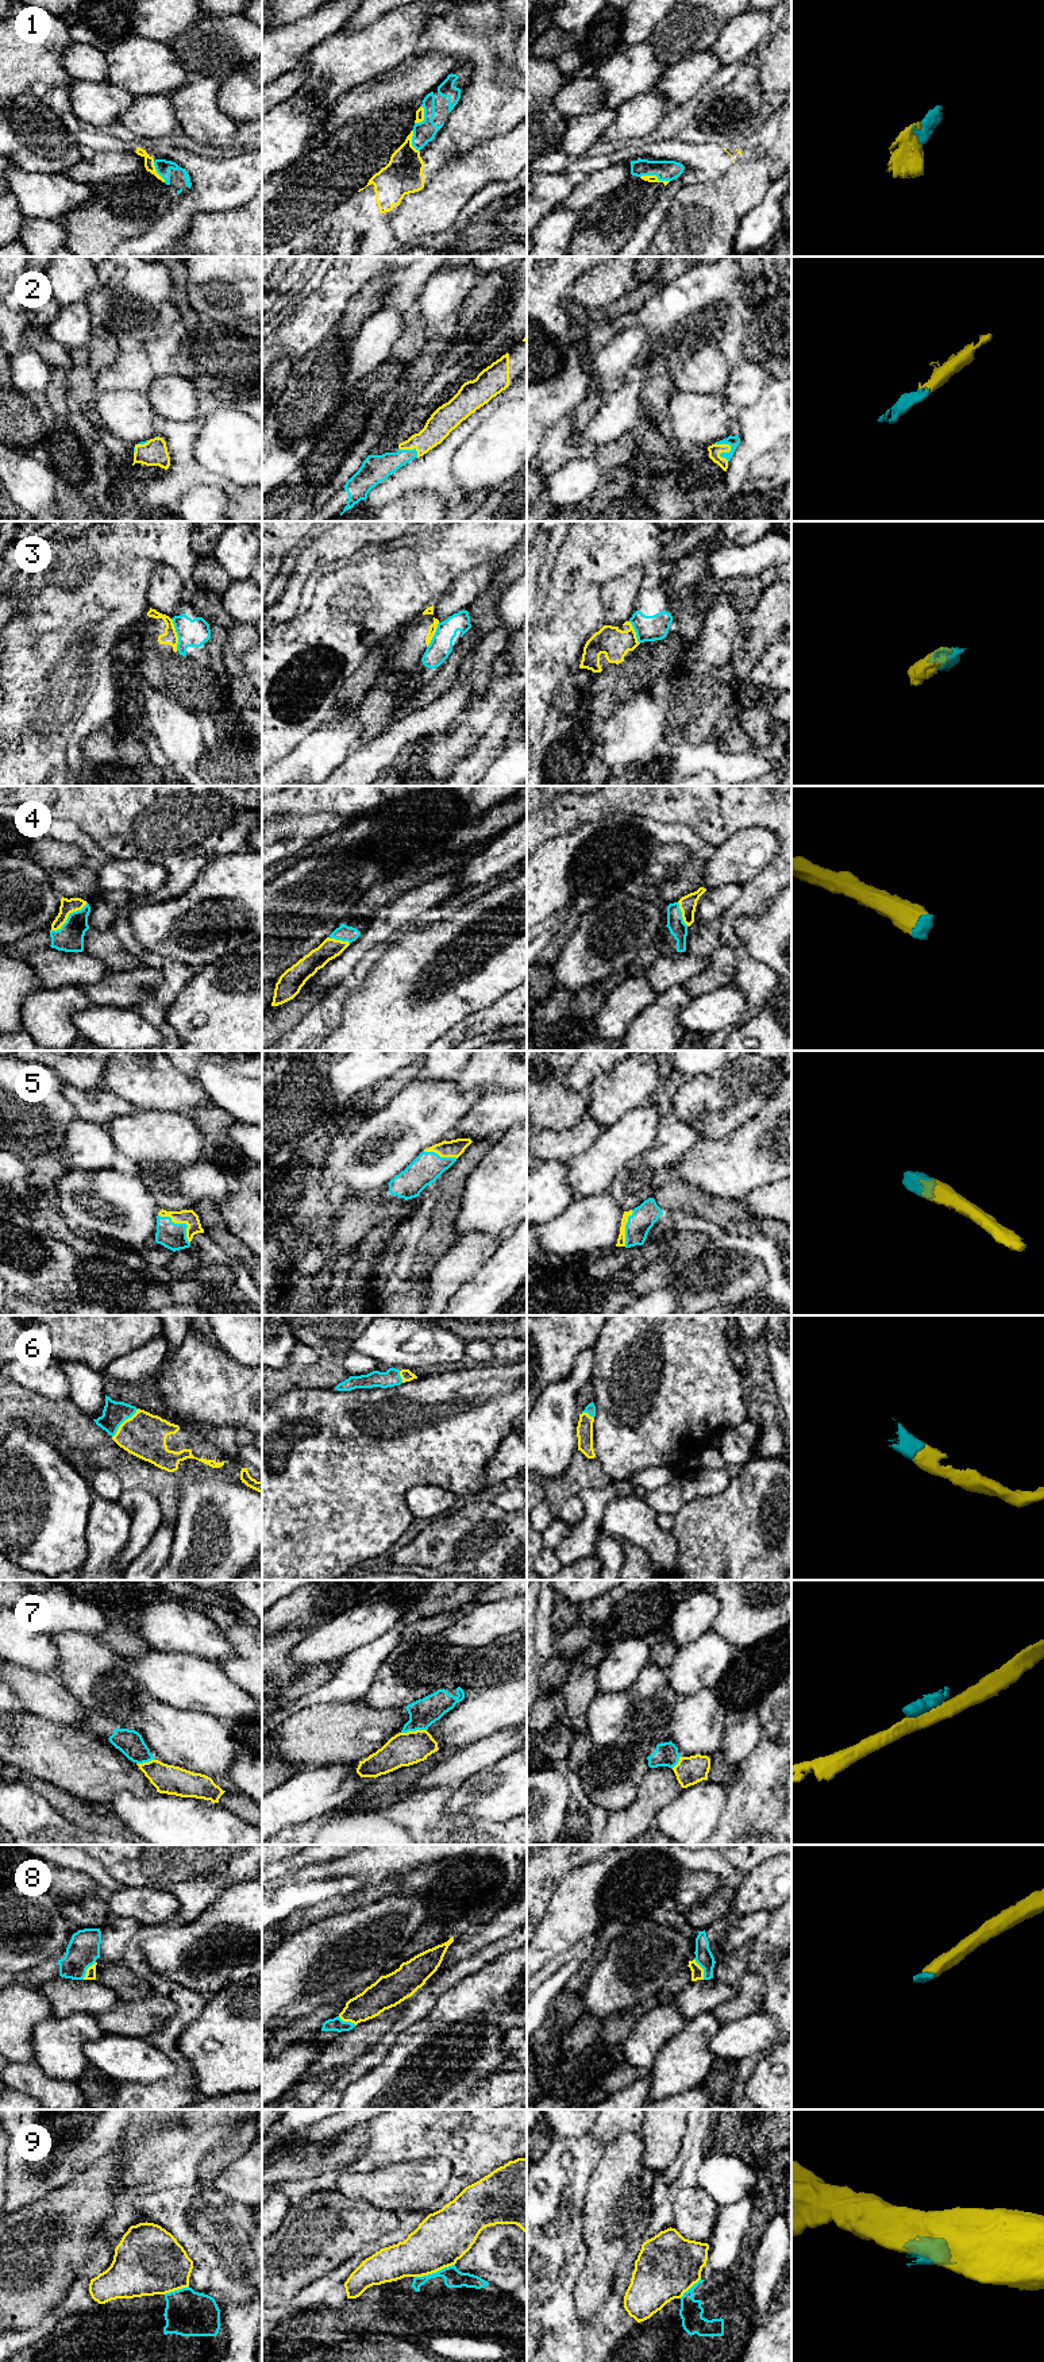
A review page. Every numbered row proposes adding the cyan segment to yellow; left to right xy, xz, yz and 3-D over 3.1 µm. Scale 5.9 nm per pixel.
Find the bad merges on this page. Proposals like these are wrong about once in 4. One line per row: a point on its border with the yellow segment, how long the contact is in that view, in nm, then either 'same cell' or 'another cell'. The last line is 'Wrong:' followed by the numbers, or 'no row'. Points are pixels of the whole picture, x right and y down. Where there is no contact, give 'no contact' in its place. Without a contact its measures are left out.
1: yz (655, 176) | 180 nm | same cell
2: yz (729, 450) | 140 nm | same cell
3: xy (176, 635) | 200 nm | another cell
4: xy (68, 916) | 280 nm | same cell
5: xy (181, 1222) | 260 nm | same cell
6: xy (123, 1422) | 240 nm | same cell
7: xz (413, 1731) | 150 nm | another cell
8: yz (702, 1969) | 140 nm | same cell
9: xz (434, 2272) | 260 nm | another cell
Wrong: 3, 7, 9

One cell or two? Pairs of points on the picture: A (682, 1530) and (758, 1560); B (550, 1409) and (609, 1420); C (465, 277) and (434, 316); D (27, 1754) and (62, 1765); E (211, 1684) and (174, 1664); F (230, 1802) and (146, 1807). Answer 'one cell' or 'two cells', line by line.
A: one cell
B: two cells
C: one cell
D: one cell
E: one cell
F: two cells

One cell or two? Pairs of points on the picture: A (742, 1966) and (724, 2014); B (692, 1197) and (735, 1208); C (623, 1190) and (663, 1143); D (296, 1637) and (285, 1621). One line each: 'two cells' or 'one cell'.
A: two cells
B: one cell
C: one cell
D: two cells

